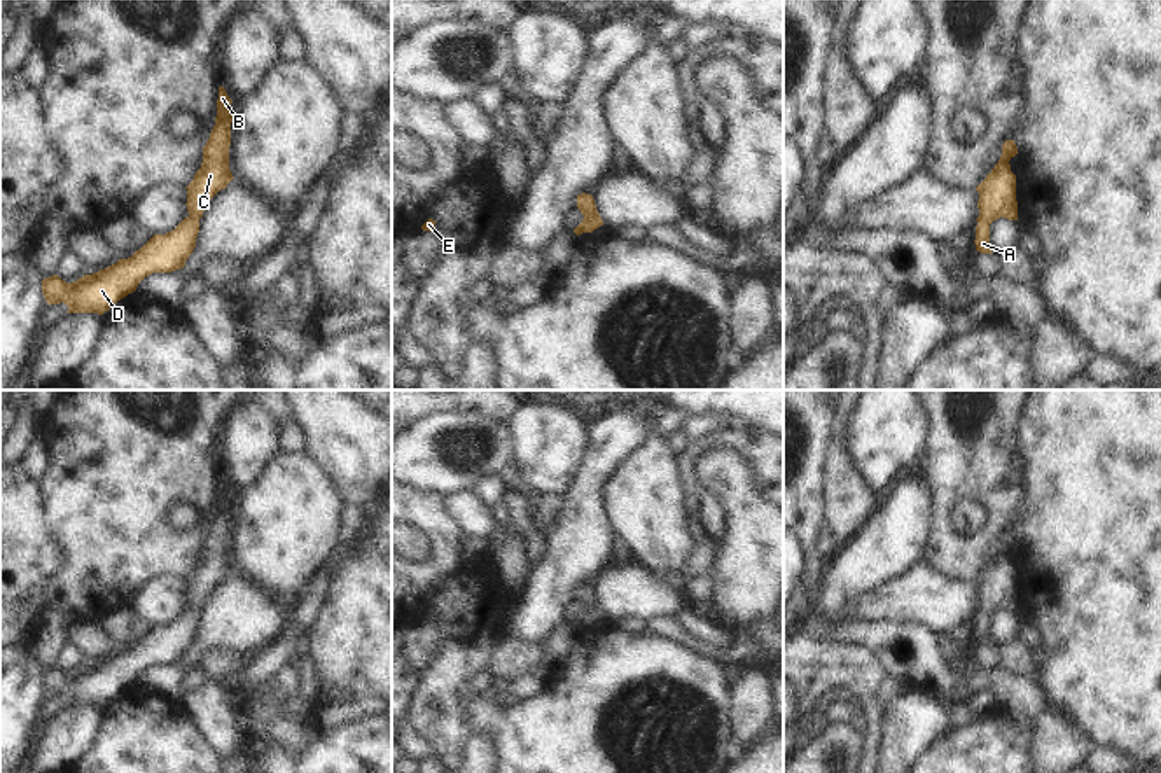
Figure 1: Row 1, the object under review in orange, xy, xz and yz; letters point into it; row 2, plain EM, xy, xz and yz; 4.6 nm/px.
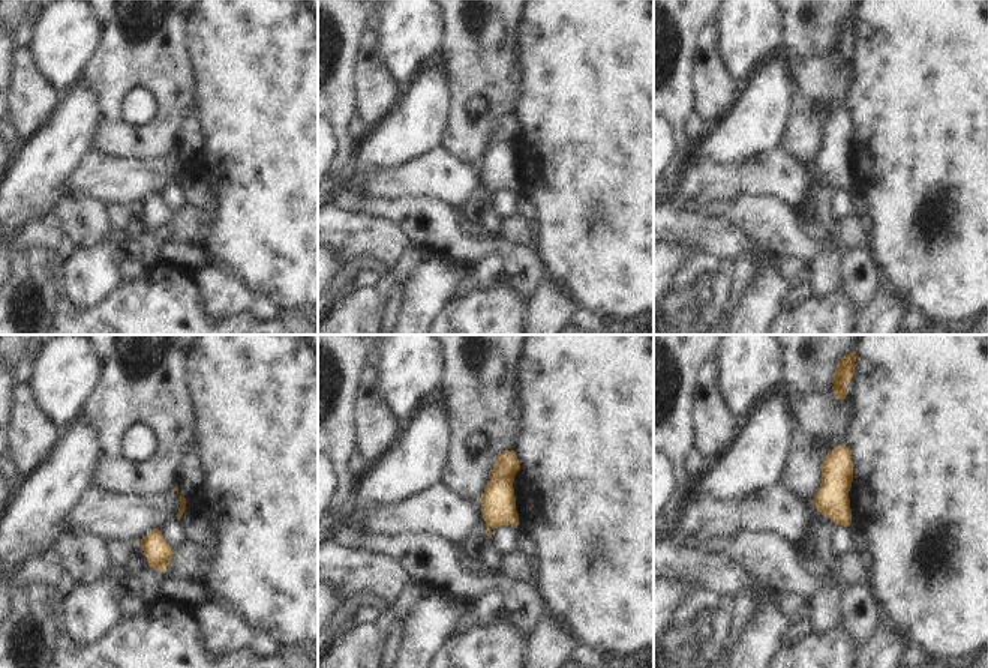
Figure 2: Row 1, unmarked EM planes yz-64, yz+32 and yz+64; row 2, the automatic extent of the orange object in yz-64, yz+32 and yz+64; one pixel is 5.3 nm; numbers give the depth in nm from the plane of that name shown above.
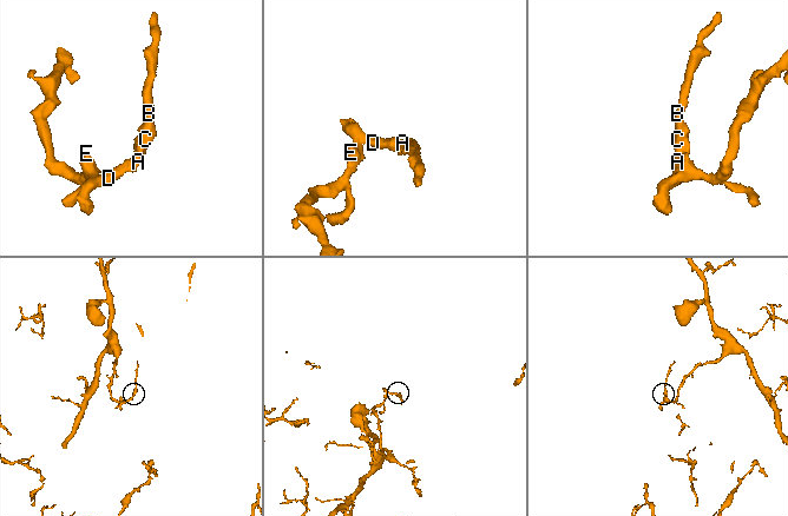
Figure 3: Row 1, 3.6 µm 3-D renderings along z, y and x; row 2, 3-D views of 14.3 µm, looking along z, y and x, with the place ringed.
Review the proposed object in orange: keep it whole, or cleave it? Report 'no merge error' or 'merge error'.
no merge error

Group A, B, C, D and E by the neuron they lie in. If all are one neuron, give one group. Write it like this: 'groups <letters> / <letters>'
groups A B C D E

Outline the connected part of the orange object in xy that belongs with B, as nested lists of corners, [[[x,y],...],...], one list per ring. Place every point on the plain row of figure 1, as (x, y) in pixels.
[[[219,479],[217,509],[206,537],[203,554],[187,581],[189,607],[170,624],[154,626],[140,642],[128,651],[84,666],[66,675],[58,666],[42,672],[42,686],[47,696],[65,694],[66,705],[103,707],[117,693],[135,684],[138,675],[152,665],[182,661],[196,638],[199,610],[210,591],[234,570],[229,561],[231,537],[231,490]]]

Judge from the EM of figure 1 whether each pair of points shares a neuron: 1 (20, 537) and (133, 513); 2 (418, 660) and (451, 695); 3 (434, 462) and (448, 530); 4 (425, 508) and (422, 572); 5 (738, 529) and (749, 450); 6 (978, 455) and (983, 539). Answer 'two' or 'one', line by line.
1: two
2: two
3: two
4: one
5: two
6: one

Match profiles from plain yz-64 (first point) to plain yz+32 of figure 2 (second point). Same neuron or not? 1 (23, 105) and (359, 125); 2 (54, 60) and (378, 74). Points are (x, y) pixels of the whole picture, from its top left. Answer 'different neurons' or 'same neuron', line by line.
1: different neurons
2: different neurons

